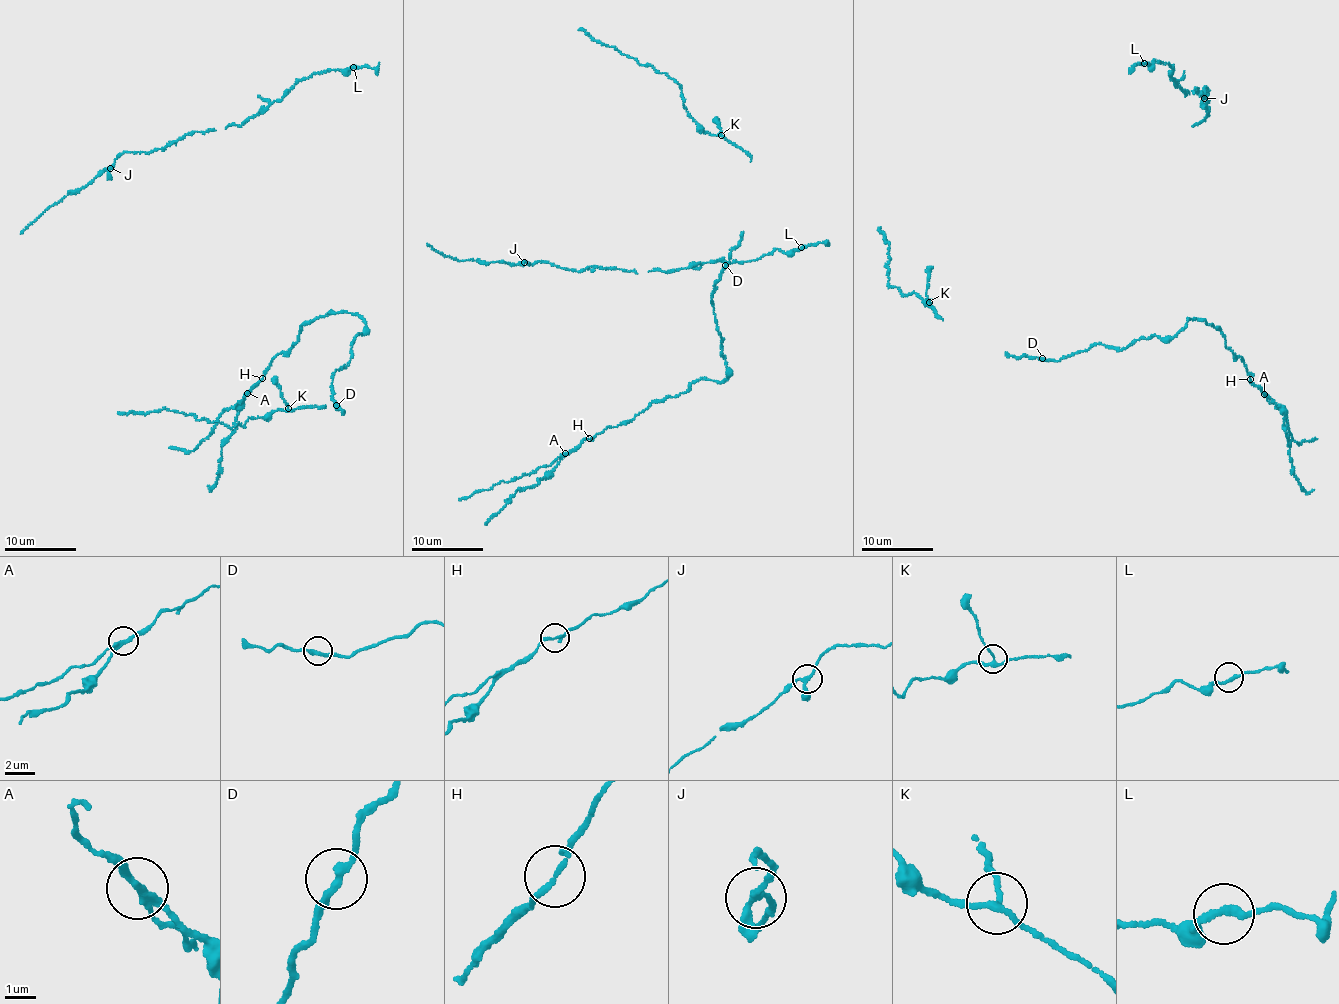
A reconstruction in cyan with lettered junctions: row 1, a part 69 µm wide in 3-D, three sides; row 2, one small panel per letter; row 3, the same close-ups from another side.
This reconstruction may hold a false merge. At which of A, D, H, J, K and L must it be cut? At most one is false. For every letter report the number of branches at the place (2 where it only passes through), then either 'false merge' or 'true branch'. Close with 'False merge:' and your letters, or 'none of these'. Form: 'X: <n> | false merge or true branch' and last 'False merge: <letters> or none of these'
A: 3 | false merge
D: 2 | true branch
H: 3 | true branch
J: 3 | true branch
K: 3 | true branch
L: 2 | true branch
False merge: A

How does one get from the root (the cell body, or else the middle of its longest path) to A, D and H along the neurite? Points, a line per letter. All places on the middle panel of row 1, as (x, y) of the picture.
A: (727, 374), (724, 381), (700, 379), (674, 397), (653, 401), (632, 419), (607, 428), (565, 453)
D: (727, 374), (722, 339), (711, 300), (715, 282), (725, 265)
H: (727, 374), (727, 378), (721, 382), (694, 381), (684, 392), (653, 401), (632, 419), (607, 428), (590, 438)

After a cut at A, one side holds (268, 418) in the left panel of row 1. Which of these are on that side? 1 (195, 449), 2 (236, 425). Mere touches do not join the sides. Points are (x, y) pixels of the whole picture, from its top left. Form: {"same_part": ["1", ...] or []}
{"same_part": ["2"]}

